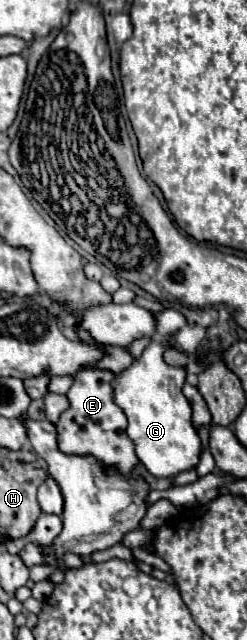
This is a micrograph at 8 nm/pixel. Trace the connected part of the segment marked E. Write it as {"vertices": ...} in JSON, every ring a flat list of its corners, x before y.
{"vertices":[[94,368,80,370,74,376,74,384,66,394,70,406,62,412,56,424,58,448,64,454,96,458,96,462,104,468,106,474,128,476,138,466,138,458,134,452,134,442,126,434,128,420,122,408,114,404,112,382,114,382,114,374,108,370,94,370]]}

